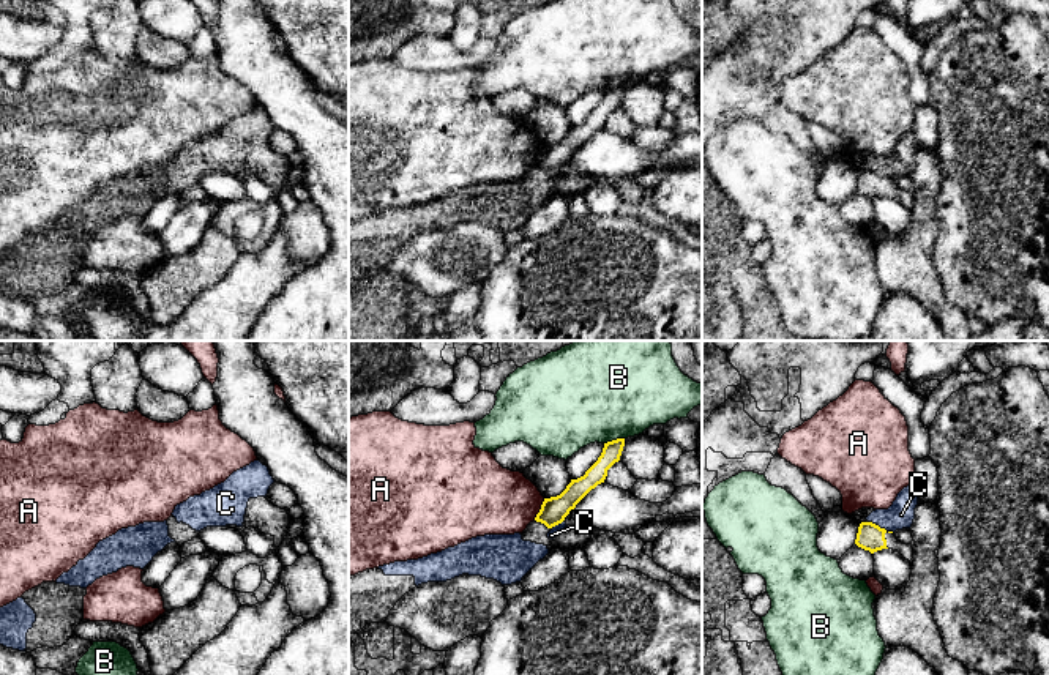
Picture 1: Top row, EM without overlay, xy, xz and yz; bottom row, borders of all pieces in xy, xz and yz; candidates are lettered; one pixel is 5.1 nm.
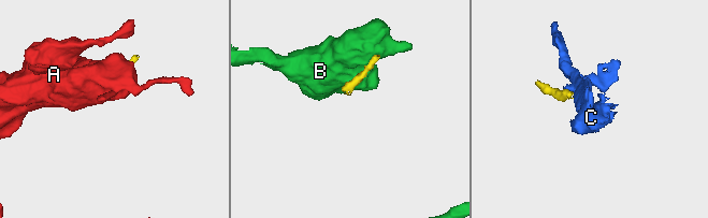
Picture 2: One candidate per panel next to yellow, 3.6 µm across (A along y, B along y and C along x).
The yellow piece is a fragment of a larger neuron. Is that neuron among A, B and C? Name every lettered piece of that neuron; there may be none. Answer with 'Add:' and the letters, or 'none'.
Add: none

